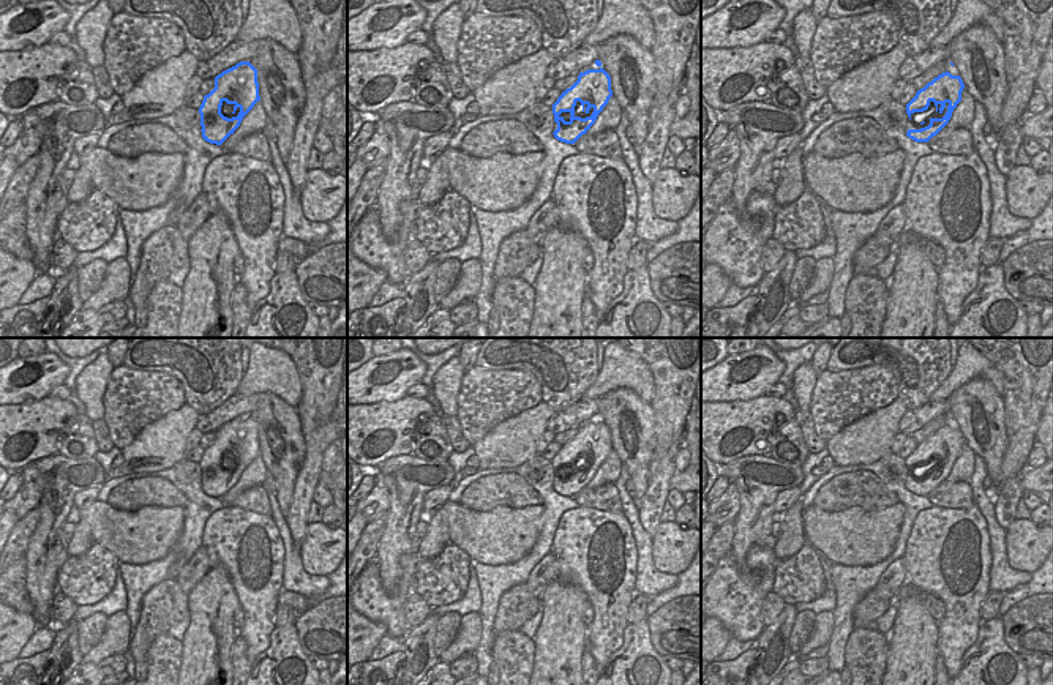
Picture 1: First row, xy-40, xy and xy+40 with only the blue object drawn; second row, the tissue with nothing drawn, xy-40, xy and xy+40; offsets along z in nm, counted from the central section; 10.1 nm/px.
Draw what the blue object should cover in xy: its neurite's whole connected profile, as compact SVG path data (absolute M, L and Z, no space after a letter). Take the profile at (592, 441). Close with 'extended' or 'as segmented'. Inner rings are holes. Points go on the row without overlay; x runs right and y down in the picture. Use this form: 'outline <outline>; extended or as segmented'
outline M603 421L579 426L578 434L551 459L554 491L575 497L590 483L611 450L611 431Z; extended

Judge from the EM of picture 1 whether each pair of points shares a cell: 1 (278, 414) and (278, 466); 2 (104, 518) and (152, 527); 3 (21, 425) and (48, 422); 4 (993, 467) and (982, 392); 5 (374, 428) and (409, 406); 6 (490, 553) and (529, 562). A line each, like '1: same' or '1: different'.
1: same
2: same
3: same
4: same
5: same
6: different

